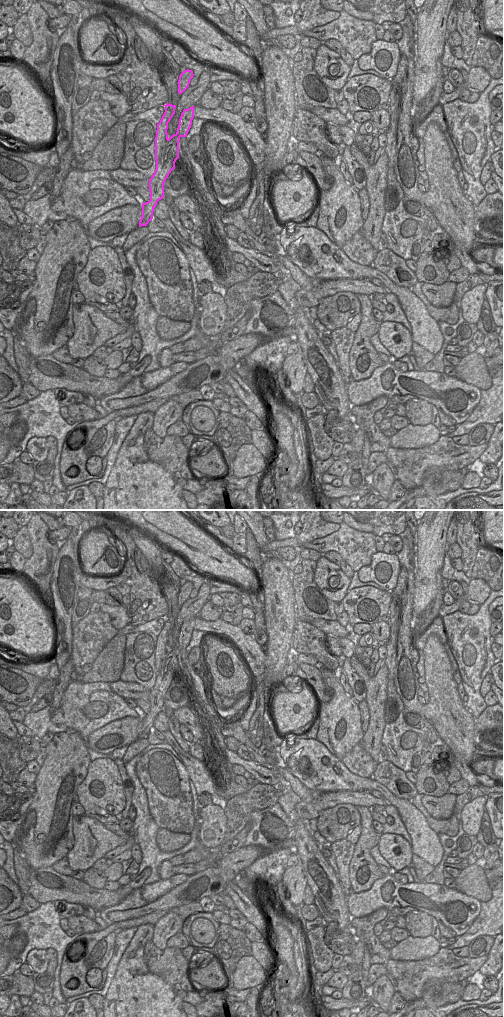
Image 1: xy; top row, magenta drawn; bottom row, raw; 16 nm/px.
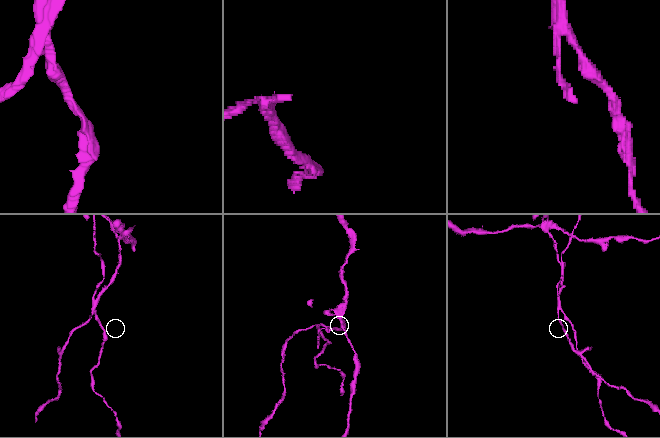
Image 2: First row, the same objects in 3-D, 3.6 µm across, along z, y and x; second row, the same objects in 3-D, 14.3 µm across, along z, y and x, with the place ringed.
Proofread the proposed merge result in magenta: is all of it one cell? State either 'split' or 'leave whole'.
split

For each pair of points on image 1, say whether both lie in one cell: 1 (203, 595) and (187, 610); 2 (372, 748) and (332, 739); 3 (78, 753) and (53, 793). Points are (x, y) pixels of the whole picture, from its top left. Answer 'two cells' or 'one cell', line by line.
1: one cell
2: two cells
3: one cell

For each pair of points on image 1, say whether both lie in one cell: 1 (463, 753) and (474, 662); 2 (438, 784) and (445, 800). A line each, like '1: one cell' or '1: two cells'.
1: two cells
2: two cells

